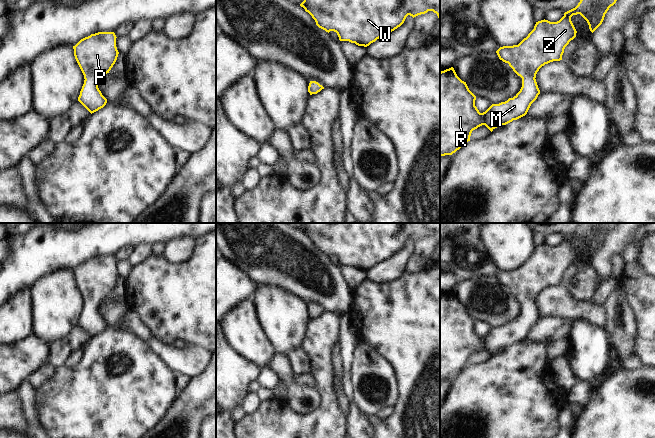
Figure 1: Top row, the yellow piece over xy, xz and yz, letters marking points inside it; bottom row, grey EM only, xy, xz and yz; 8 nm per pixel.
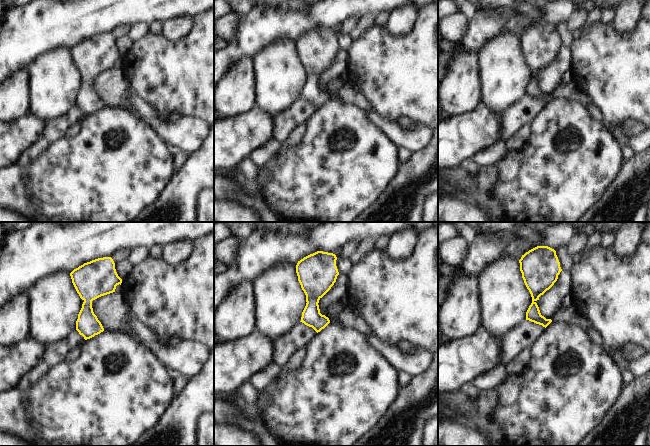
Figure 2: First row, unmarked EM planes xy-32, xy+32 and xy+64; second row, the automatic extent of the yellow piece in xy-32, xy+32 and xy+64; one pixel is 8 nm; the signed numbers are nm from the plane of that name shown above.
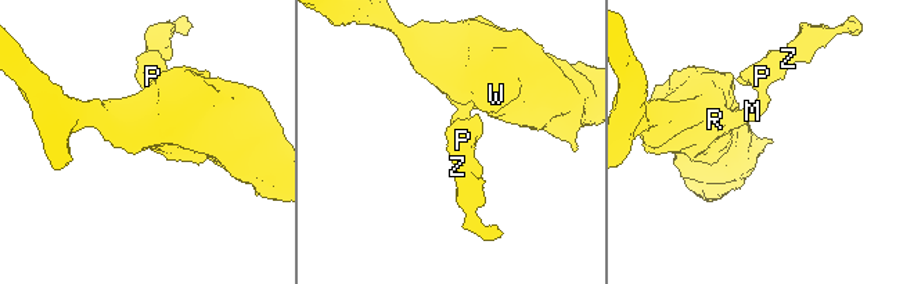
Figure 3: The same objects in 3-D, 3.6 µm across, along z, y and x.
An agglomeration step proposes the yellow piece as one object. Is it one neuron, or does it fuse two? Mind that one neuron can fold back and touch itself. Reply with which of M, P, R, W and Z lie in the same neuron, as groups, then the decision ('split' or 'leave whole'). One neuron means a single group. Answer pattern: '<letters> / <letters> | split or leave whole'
M P R W Z | leave whole

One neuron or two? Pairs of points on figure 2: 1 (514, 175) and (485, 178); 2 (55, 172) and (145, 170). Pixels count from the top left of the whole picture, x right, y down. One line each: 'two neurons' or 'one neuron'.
1: two neurons
2: one neuron

